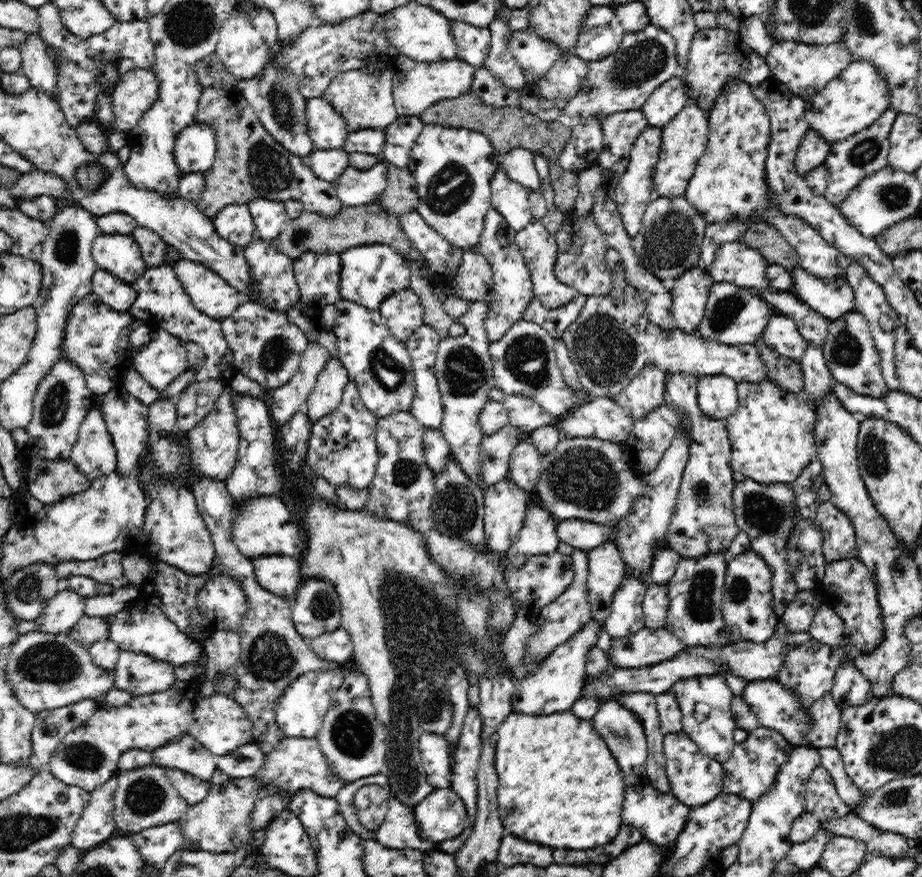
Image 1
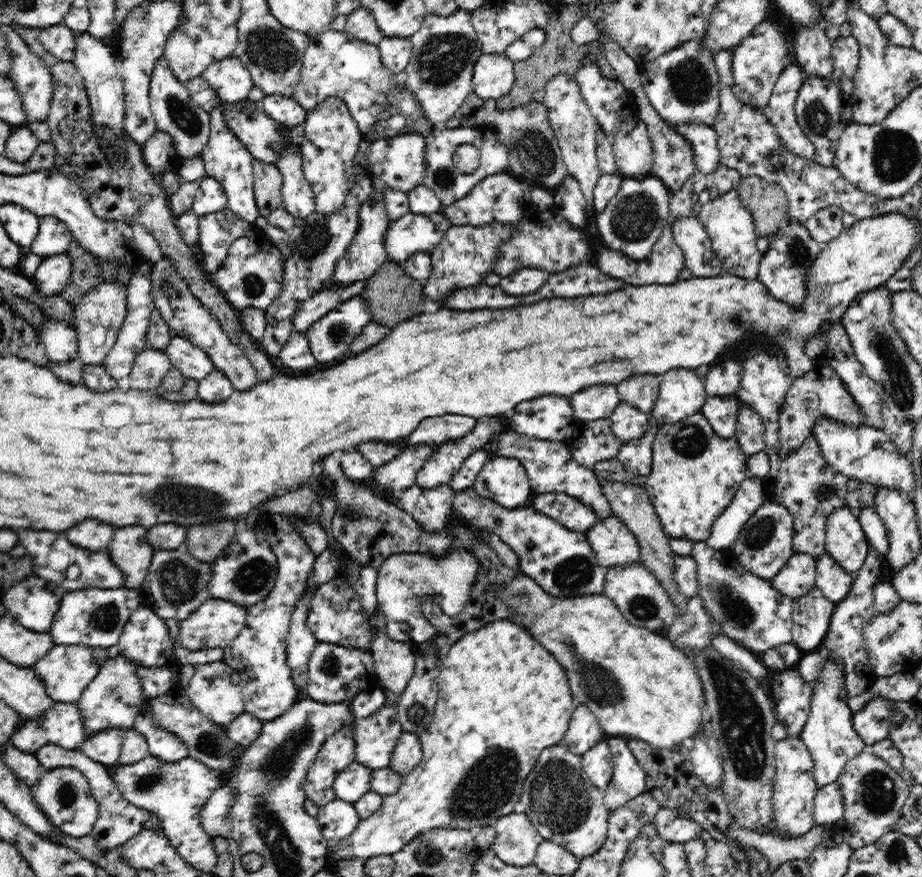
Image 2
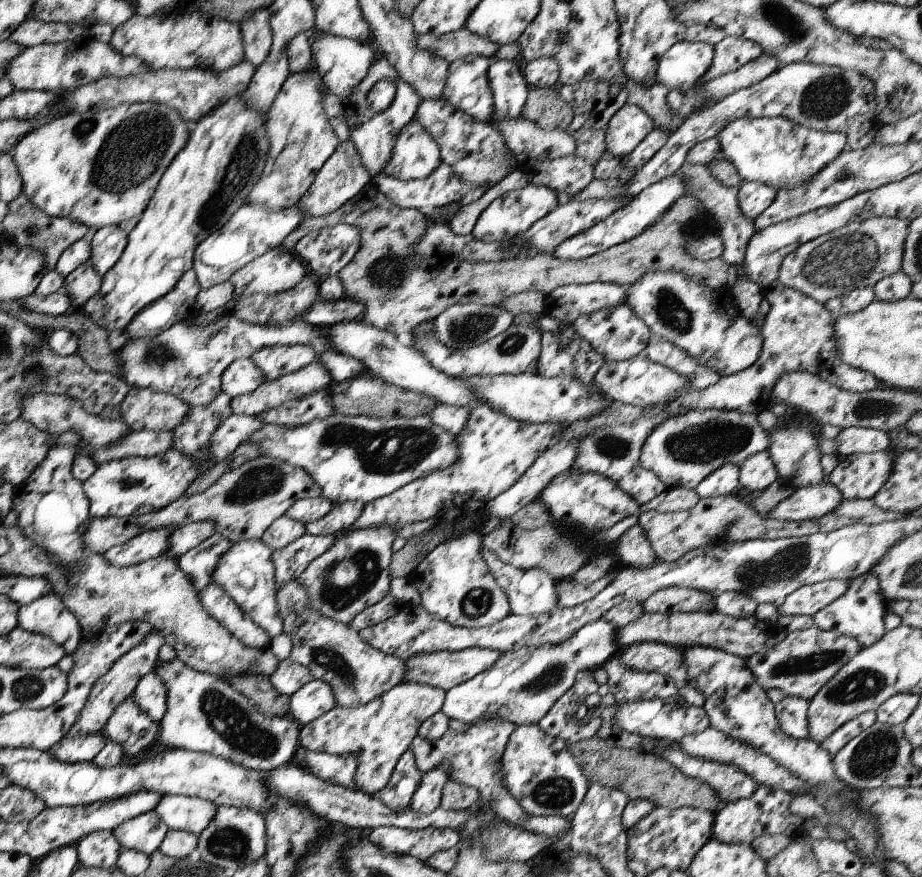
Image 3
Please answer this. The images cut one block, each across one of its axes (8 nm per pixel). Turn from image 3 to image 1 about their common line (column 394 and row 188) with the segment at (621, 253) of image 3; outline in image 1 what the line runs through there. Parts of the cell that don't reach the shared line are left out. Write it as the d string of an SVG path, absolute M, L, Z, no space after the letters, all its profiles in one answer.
M234 86L232 89L203 87L196 122L215 127L217 151L213 166L204 172L205 187L197 207L210 219L224 205L244 204L254 198L299 200L307 212L334 216L342 202L333 193L333 184L314 175L305 159L278 144L262 126L250 103Z

